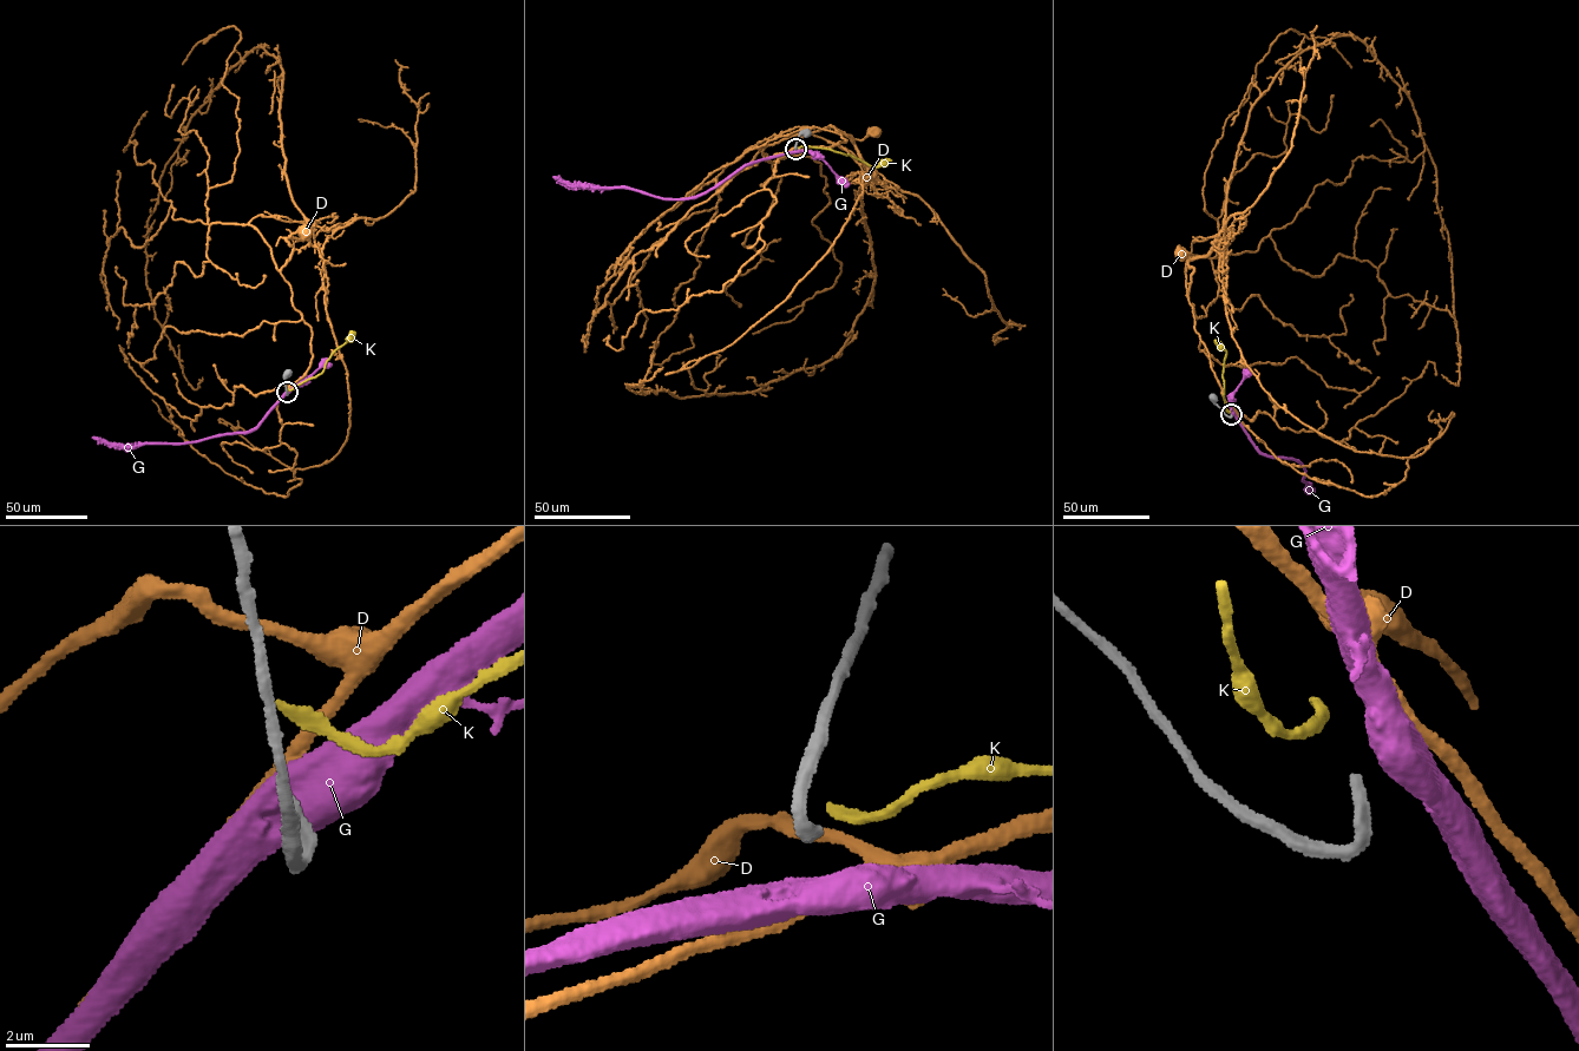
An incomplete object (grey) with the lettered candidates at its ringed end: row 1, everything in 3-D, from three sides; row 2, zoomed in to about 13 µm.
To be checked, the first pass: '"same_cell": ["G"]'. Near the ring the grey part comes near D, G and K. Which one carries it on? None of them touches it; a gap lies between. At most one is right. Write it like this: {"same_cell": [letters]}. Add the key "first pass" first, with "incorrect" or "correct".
{"first pass": "incorrect", "same_cell": []}

